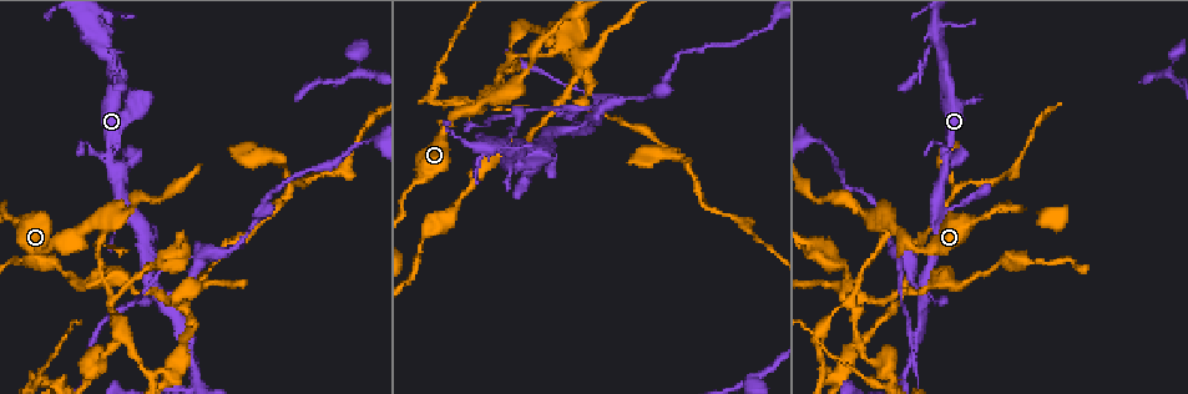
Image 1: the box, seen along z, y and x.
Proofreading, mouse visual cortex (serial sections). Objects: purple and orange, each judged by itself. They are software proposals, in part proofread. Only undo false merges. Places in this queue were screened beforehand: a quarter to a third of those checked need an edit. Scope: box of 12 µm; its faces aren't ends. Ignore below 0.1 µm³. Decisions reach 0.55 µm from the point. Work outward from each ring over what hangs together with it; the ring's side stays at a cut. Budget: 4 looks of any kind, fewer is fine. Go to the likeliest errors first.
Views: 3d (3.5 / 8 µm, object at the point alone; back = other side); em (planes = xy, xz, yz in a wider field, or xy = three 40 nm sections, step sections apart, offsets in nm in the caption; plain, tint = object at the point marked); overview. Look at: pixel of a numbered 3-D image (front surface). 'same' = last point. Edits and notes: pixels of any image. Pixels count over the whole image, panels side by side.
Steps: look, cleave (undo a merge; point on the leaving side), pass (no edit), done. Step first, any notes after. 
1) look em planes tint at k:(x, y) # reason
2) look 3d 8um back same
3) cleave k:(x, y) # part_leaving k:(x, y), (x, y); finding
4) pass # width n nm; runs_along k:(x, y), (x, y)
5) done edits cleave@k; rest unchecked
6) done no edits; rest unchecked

look 3d 3.5um at 1:(886, 221) # abrupt turn

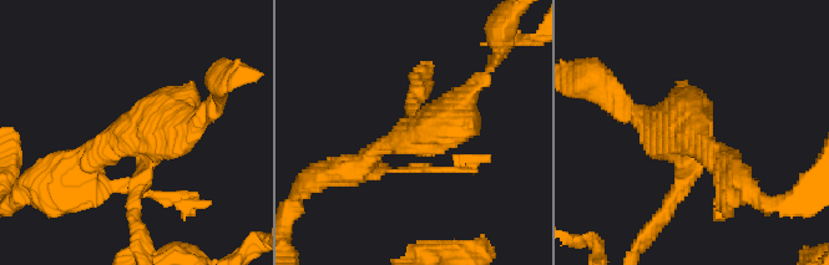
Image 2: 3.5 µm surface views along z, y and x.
look em xy step 1 tint at 2:(686, 143) # need the tissue

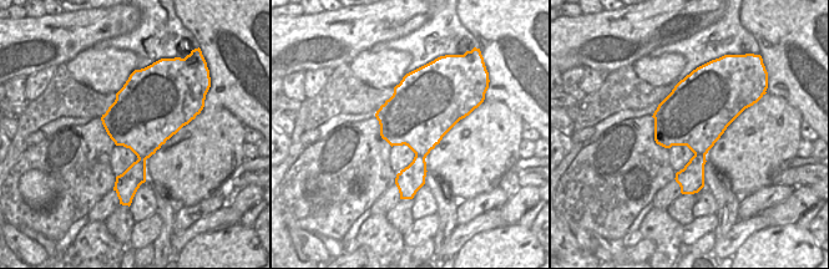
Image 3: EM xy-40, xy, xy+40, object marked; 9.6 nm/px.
cleave 2:(671, 203) # part_leaving 2:(686, 164), (686, 183), (635, 255); a second cell is stuck on

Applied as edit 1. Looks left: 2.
look 3d 8um at 1:(944, 170) # a fork

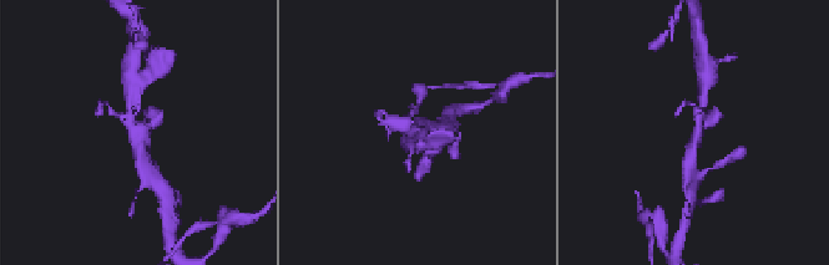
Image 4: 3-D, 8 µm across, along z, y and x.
look em xy step 5 tint at 4:(137, 129) # shape alone is not enough

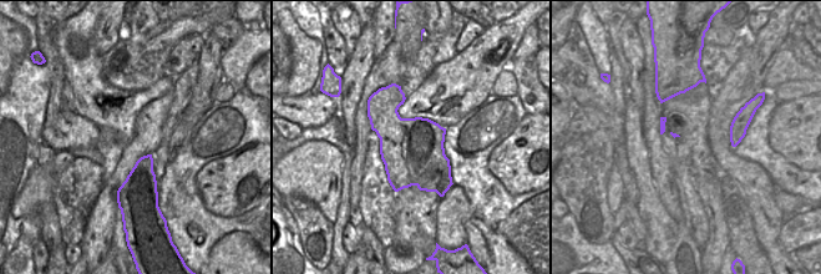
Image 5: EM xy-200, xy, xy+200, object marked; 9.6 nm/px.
pass # width 600 nm; runs_along 4:(130, 96), (143, 164); all the same cell

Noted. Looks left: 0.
done edits cleave@2; rest unchecked

